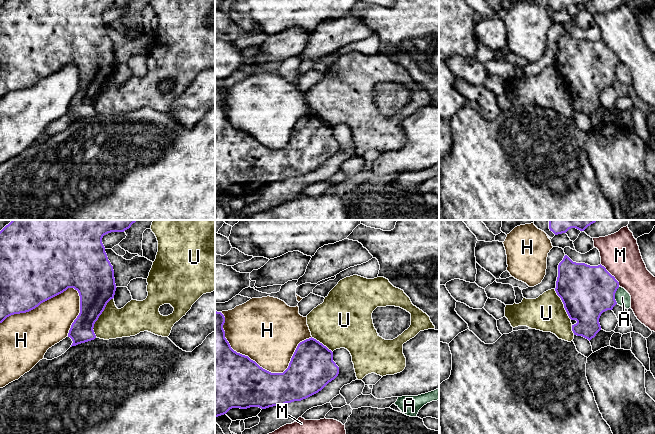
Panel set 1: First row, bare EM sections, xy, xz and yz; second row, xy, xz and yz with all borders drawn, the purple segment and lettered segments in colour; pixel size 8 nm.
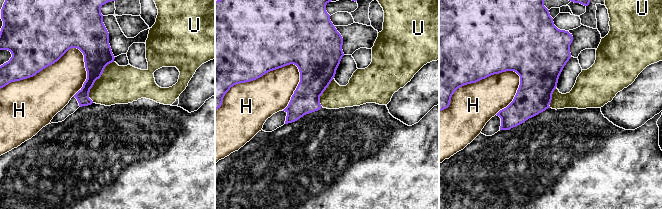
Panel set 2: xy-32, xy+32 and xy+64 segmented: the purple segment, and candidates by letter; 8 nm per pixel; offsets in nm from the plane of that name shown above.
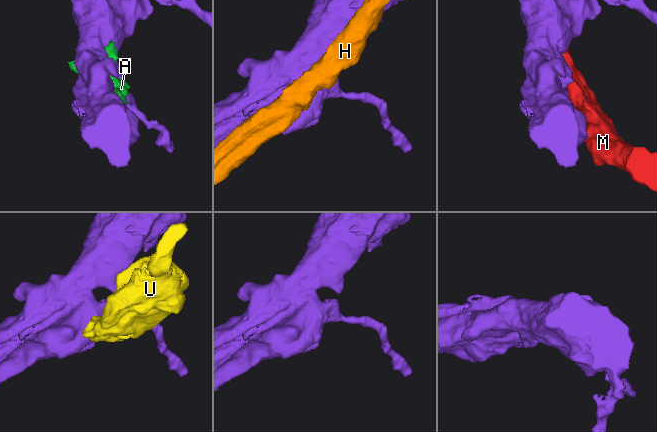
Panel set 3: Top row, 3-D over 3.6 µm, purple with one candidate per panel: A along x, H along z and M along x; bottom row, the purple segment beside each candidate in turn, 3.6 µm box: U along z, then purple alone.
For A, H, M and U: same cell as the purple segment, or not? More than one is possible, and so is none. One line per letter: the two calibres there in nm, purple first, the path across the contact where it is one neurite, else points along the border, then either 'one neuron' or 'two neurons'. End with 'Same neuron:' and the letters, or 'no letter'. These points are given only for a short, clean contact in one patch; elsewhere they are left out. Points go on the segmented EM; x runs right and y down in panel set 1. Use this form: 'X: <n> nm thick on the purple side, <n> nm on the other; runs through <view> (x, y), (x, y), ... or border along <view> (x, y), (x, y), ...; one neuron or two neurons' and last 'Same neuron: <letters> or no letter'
A: 420 nm thick on the purple side, 120 nm on the other; two neurons
H: 440 nm thick on the purple side, 460 nm on the other; two neurons
M: 420 nm thick on the purple side, 320 nm on the other; two neurons
U: 300 nm thick on the purple side, 240 nm on the other; border along xy (113, 297), (94, 324), (93, 332), (95, 336); two neurons
Same neuron: no letter

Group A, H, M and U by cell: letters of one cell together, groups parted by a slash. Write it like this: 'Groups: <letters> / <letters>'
Groups: A / H / M / U

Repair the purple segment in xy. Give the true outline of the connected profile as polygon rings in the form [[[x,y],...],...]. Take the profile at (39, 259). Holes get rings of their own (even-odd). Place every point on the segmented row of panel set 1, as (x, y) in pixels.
[[[12,220],[0,231],[0,323],[11,315],[26,313],[35,309],[41,303],[63,293],[68,288],[74,288],[78,291],[80,296],[80,313],[72,323],[68,333],[68,337],[73,341],[71,347],[94,340],[96,338],[93,330],[94,324],[104,311],[107,303],[114,298],[117,288],[113,266],[108,260],[102,238],[104,235],[111,232],[124,232],[136,221],[138,220]]]

